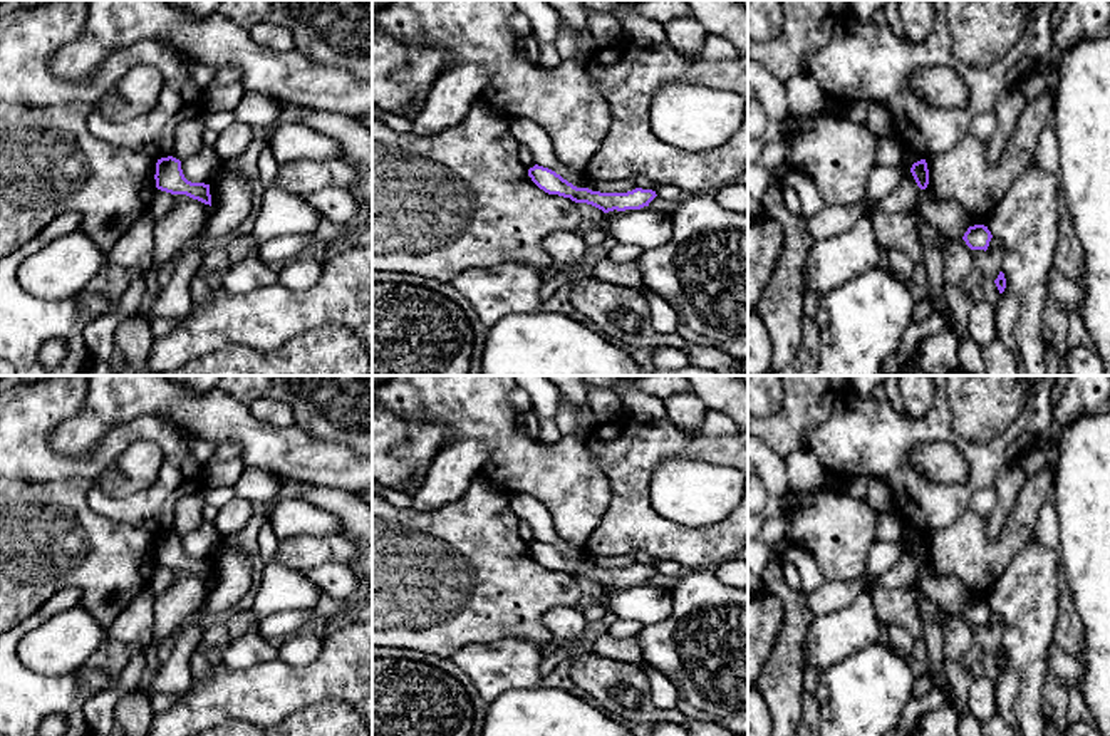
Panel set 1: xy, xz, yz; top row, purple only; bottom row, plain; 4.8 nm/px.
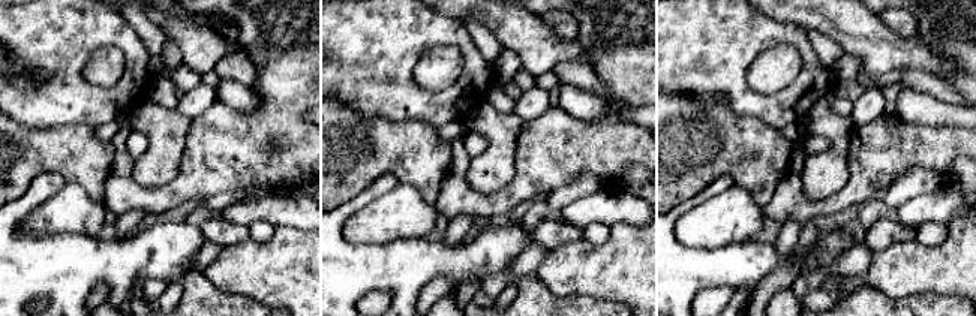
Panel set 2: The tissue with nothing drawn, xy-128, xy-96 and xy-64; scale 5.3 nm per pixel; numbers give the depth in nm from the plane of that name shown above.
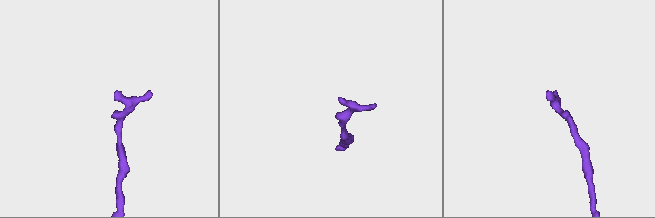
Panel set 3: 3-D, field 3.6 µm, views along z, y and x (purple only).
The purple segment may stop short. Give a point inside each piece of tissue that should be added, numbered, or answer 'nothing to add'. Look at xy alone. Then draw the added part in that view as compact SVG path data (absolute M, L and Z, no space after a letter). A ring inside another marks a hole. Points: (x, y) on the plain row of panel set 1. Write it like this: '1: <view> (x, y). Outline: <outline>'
nothing to add

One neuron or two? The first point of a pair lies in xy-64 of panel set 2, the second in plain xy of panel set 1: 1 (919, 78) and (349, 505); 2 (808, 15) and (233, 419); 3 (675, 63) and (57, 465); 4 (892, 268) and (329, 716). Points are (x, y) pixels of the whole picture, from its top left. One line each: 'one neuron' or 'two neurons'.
1: one neuron
2: one neuron
3: one neuron
4: two neurons

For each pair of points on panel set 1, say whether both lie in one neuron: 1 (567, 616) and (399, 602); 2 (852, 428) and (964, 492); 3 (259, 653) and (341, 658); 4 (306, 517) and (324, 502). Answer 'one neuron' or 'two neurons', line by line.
1: two neurons
2: one neuron
3: two neurons
4: two neurons

